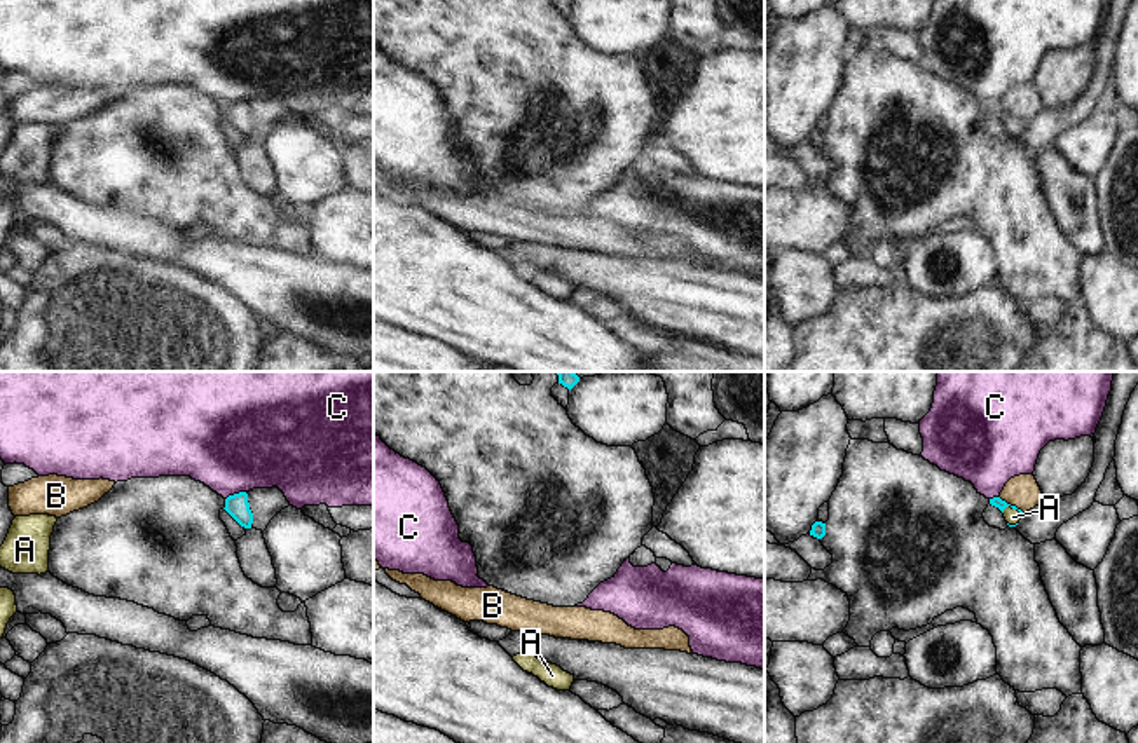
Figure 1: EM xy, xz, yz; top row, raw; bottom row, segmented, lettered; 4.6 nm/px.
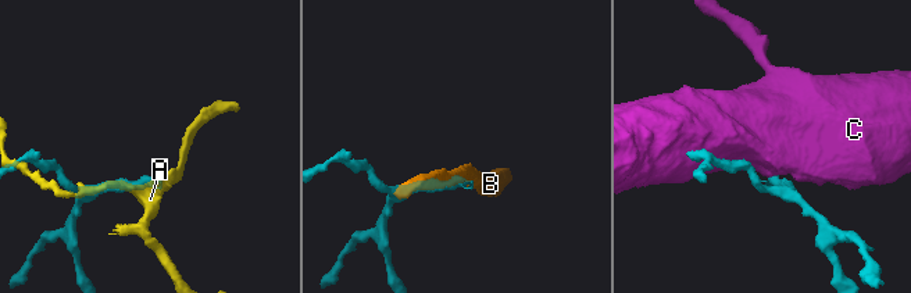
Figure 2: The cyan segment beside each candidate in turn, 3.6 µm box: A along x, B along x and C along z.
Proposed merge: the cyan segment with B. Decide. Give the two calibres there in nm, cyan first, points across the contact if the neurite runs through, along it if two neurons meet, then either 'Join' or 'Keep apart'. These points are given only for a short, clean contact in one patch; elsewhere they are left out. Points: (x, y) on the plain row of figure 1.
Thickness 50 nm (cyan) against 150 nm. Boundary: yz (999, 105), (1023, 121). Keep apart.

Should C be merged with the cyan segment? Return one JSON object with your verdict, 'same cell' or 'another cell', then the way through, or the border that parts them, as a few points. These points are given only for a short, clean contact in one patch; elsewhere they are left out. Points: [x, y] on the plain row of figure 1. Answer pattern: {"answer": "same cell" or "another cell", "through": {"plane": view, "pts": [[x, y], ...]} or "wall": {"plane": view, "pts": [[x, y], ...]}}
{"answer": "another cell", "wall": {"plane": "xy", "pts": [[245, 100], [234, 102], [226, 109]]}}

